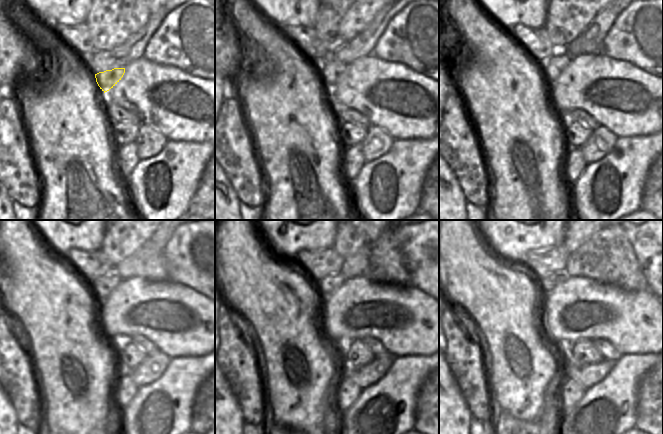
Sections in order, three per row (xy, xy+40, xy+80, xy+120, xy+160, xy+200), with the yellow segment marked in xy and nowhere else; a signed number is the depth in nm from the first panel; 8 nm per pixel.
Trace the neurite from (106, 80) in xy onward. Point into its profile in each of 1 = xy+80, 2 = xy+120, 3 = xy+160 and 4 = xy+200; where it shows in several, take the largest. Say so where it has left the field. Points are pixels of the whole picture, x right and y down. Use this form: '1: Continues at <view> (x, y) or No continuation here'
1: Continues at xy+80 (552, 68)
2: Continues at xy+120 (102, 287)
3: Continues at xy+160 (328, 285)
4: Continues at xy+200 (547, 283).

